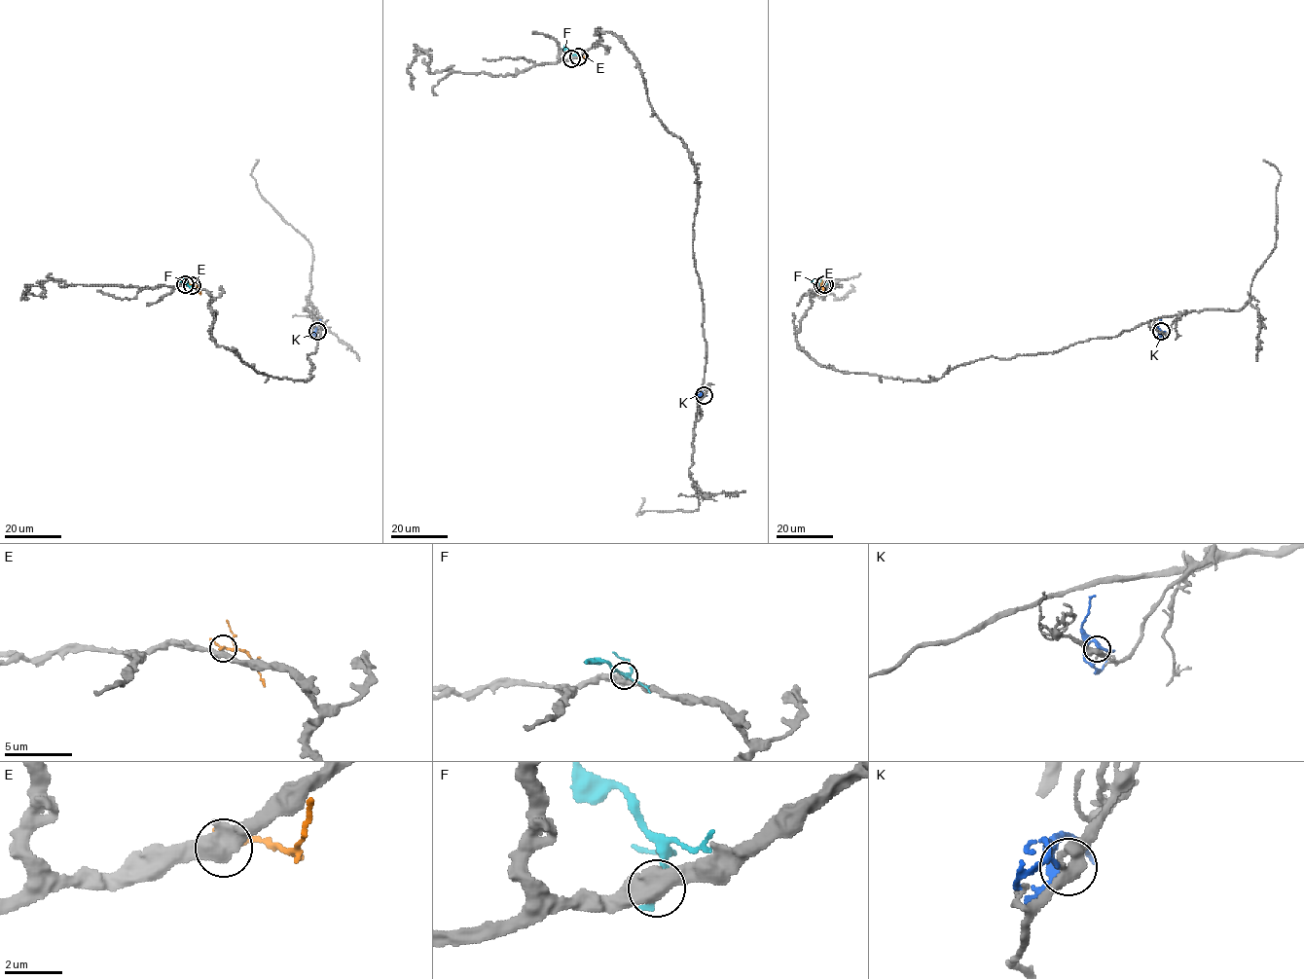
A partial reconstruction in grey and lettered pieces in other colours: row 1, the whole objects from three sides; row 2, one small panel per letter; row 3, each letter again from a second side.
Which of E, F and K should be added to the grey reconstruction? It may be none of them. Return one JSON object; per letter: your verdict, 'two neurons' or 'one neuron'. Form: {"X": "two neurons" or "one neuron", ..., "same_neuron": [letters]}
{"E": "two neurons", "F": "two neurons", "K": "one neuron", "same_neuron": ["K"]}

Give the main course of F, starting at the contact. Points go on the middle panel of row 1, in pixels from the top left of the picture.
F: (571, 58), (571, 54), (563, 45)

